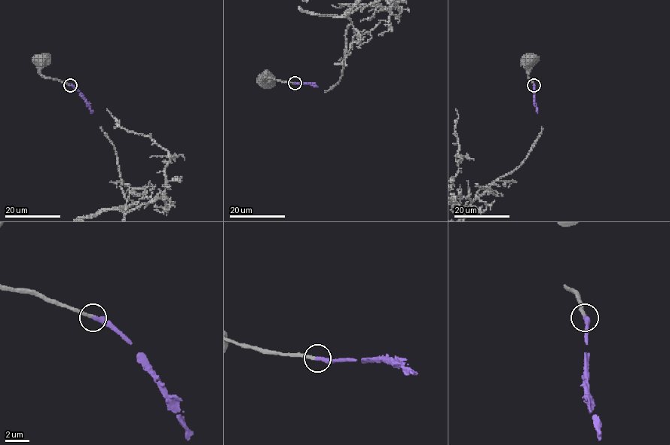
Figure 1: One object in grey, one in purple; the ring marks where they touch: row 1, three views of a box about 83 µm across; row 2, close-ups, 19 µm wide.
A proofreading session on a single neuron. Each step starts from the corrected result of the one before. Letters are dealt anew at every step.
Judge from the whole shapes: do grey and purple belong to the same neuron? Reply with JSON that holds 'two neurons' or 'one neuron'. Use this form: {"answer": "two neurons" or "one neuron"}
{"answer": "one neuron"}

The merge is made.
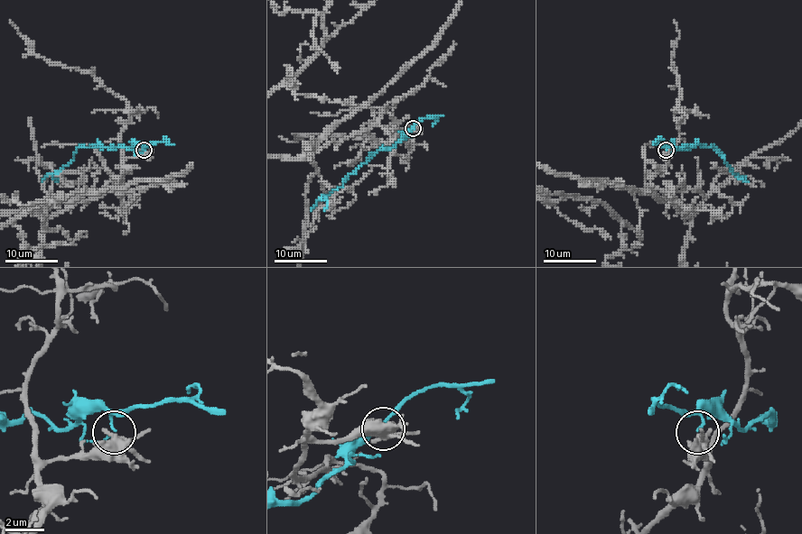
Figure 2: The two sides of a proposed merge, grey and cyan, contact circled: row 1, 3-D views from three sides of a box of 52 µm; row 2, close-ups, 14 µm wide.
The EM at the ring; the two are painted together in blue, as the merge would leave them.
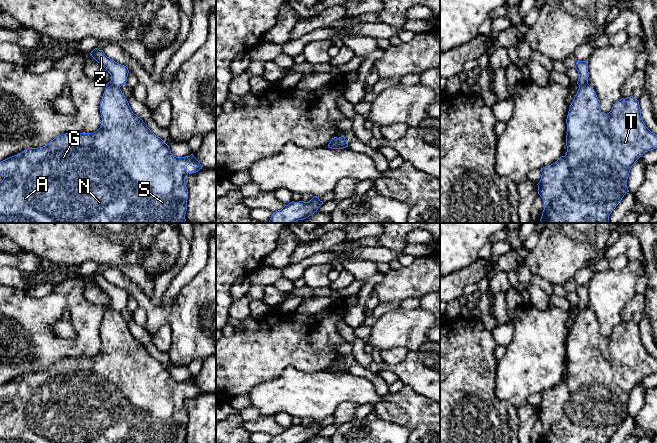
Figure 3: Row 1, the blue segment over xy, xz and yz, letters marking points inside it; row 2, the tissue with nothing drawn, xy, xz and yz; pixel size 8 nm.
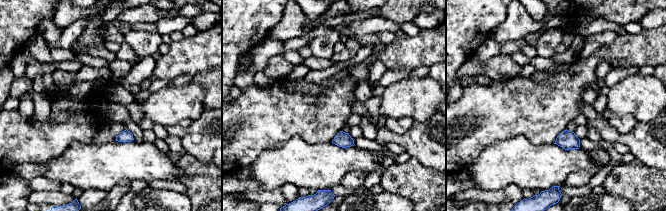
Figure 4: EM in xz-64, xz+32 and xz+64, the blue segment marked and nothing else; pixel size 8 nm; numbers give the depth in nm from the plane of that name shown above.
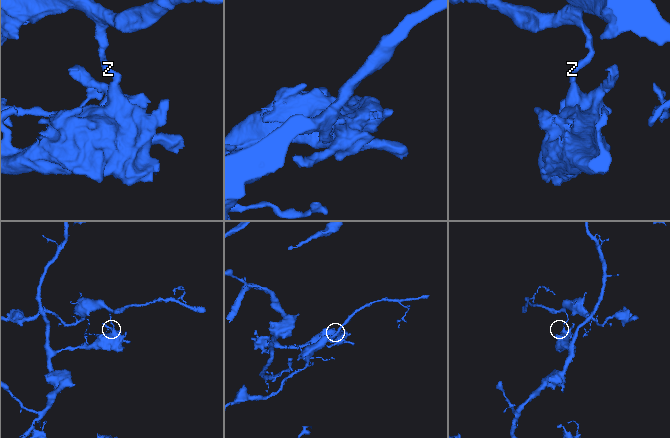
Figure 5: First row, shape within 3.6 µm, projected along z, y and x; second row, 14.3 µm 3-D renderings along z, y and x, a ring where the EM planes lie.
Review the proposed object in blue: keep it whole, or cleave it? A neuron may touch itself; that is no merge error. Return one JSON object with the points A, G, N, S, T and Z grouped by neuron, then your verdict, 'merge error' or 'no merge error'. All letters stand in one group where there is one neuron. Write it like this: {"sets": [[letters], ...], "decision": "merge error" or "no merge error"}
{"sets": [["A", "G", "N", "S", "T"], ["Z"]], "decision": "merge error"}

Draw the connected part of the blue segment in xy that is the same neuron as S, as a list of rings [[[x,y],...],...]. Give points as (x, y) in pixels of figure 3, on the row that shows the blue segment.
[[[111,82],[106,84],[100,113],[101,126],[93,133],[65,133],[43,147],[28,148],[0,162],[0,174],[4,176],[0,182],[0,223],[185,223],[188,199],[185,177],[202,169],[200,162],[193,154],[186,157],[174,156],[169,146],[133,113],[121,89]]]

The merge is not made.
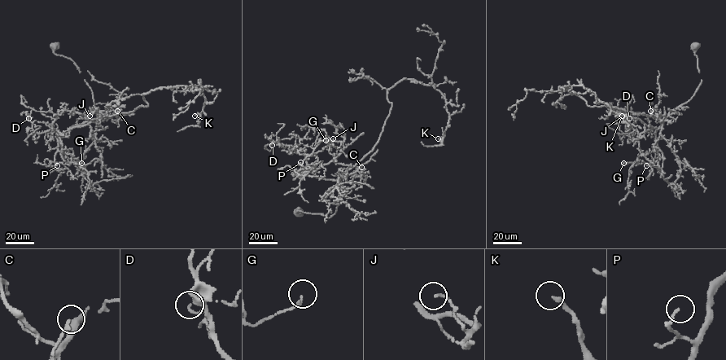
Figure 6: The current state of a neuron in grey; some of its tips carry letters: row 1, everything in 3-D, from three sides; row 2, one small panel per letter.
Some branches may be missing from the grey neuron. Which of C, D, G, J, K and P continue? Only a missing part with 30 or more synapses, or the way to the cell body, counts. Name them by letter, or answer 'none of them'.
P

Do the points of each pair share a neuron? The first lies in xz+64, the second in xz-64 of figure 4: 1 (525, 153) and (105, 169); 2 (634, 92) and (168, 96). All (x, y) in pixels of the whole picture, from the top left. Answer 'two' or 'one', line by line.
1: one
2: one

